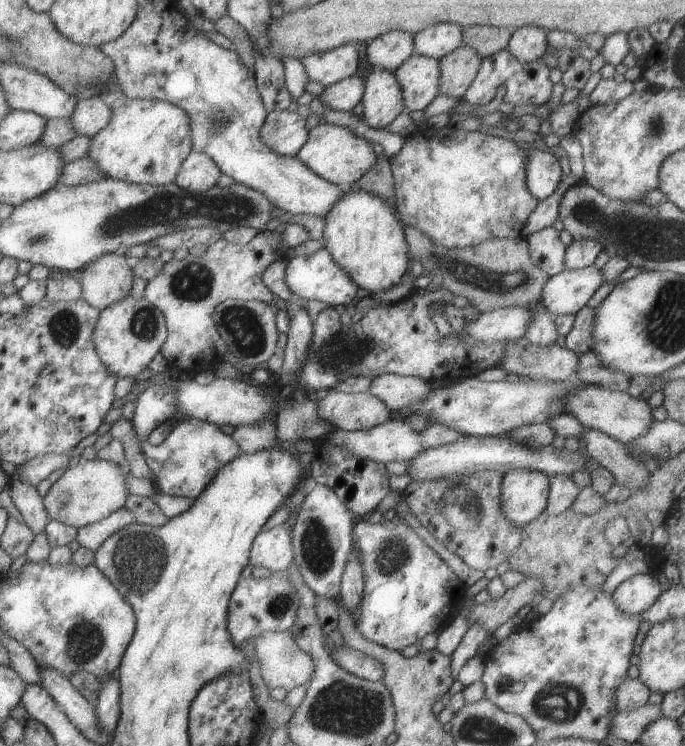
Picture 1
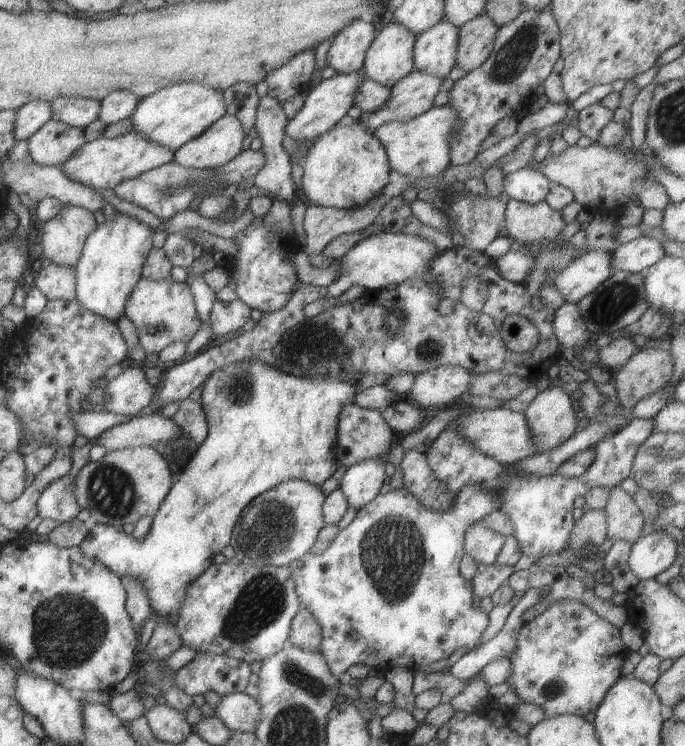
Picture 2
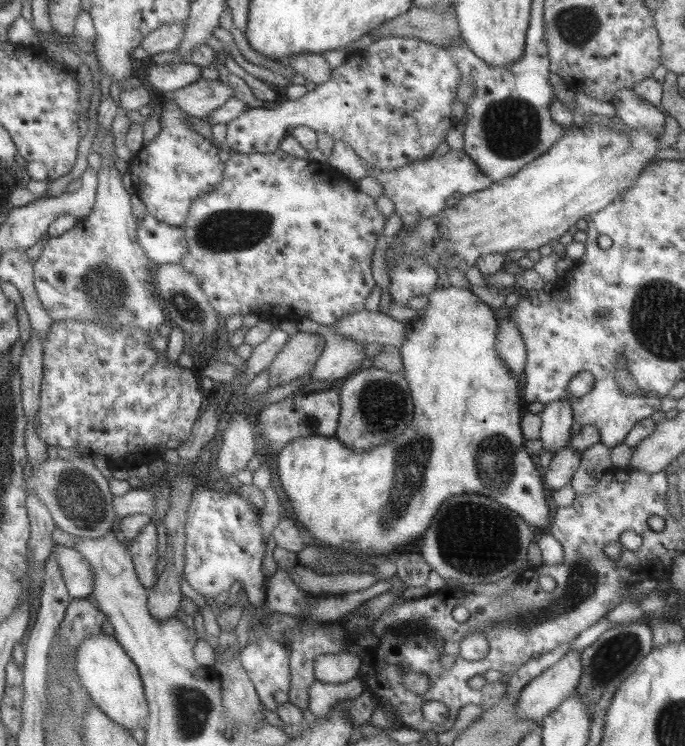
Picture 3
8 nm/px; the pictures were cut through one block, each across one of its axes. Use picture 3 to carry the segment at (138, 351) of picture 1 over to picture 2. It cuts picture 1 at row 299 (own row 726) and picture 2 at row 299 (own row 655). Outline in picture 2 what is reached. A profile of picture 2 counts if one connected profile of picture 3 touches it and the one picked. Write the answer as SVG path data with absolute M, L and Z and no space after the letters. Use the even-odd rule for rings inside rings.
M116 214L112 220L106 219L104 224L98 225L96 230L88 236L86 244L80 254L80 260L76 263L76 299L86 310L118 324L120 317L126 316L126 302L130 300L130 294L134 292L134 286L141 279L144 262L153 249L152 229L138 218Z

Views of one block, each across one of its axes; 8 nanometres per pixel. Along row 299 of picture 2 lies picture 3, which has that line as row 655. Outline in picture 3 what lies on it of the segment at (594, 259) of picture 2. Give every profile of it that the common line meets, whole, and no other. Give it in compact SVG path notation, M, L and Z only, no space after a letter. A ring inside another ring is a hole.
M568 651L560 661L548 670L539 674L534 680L531 680L519 693L518 704L516 706L516 717L520 719L530 719L538 724L541 724L544 717L550 711L557 709L562 704L562 701L574 695L576 684L580 676L582 676L582 663L580 663L580 651Z

